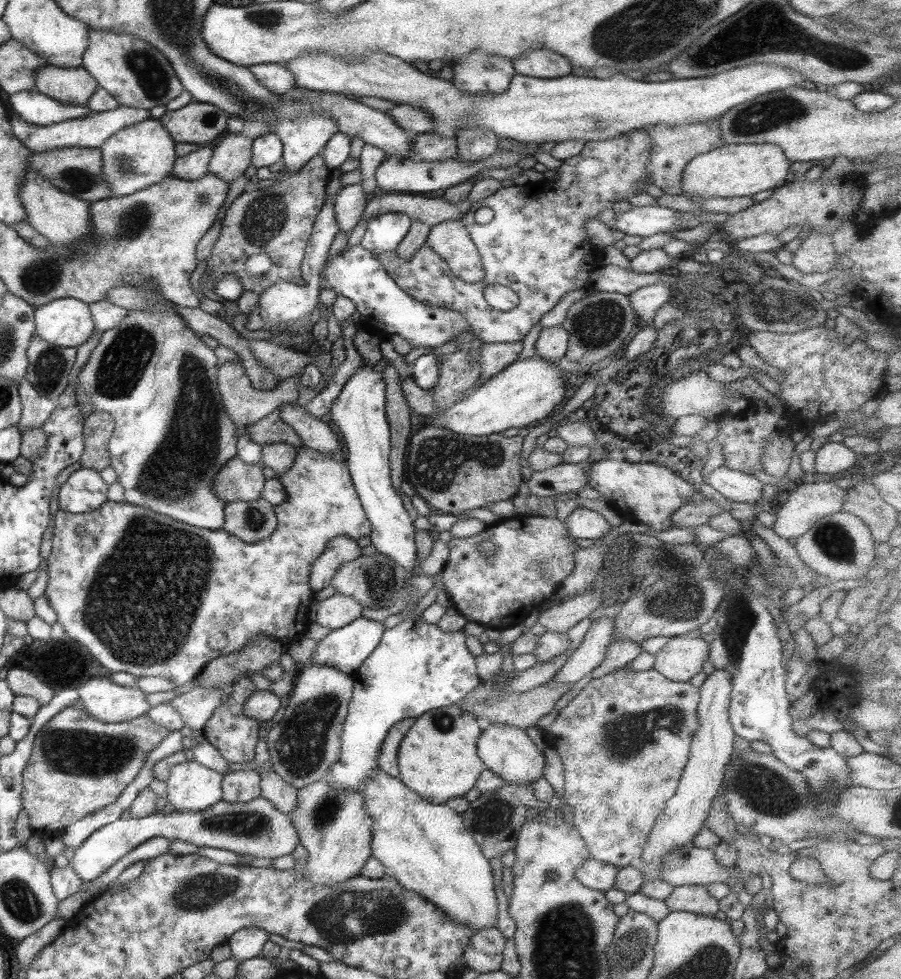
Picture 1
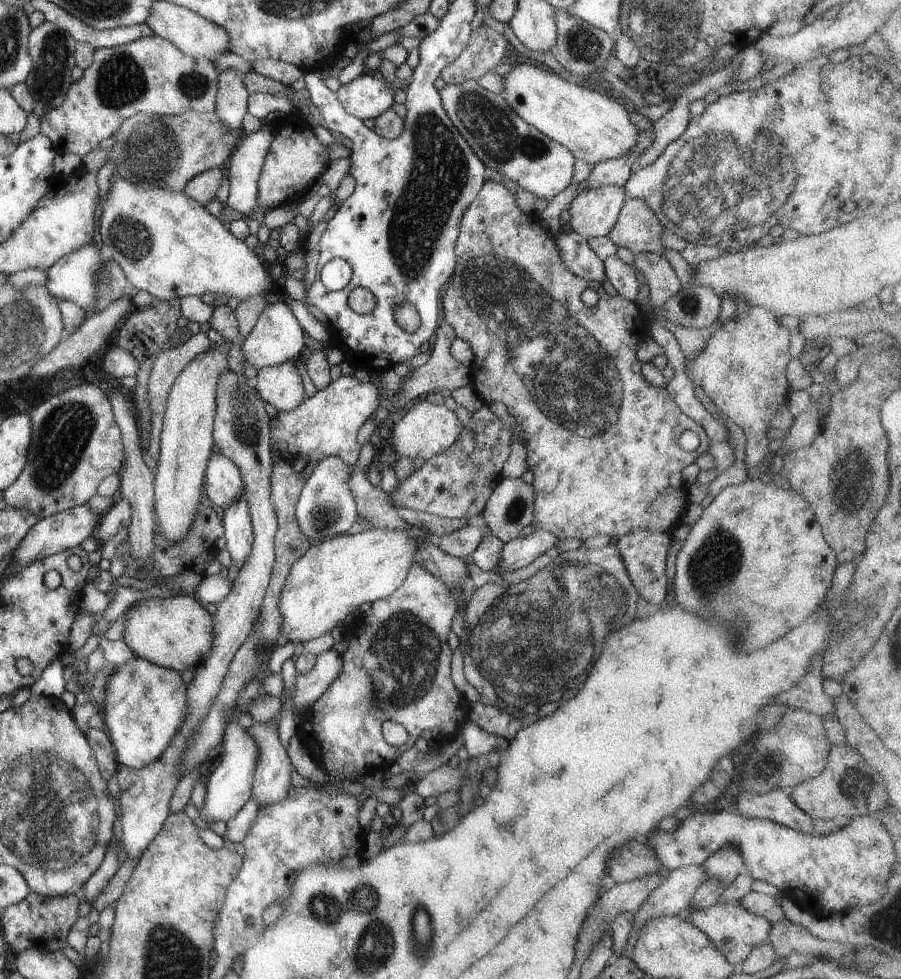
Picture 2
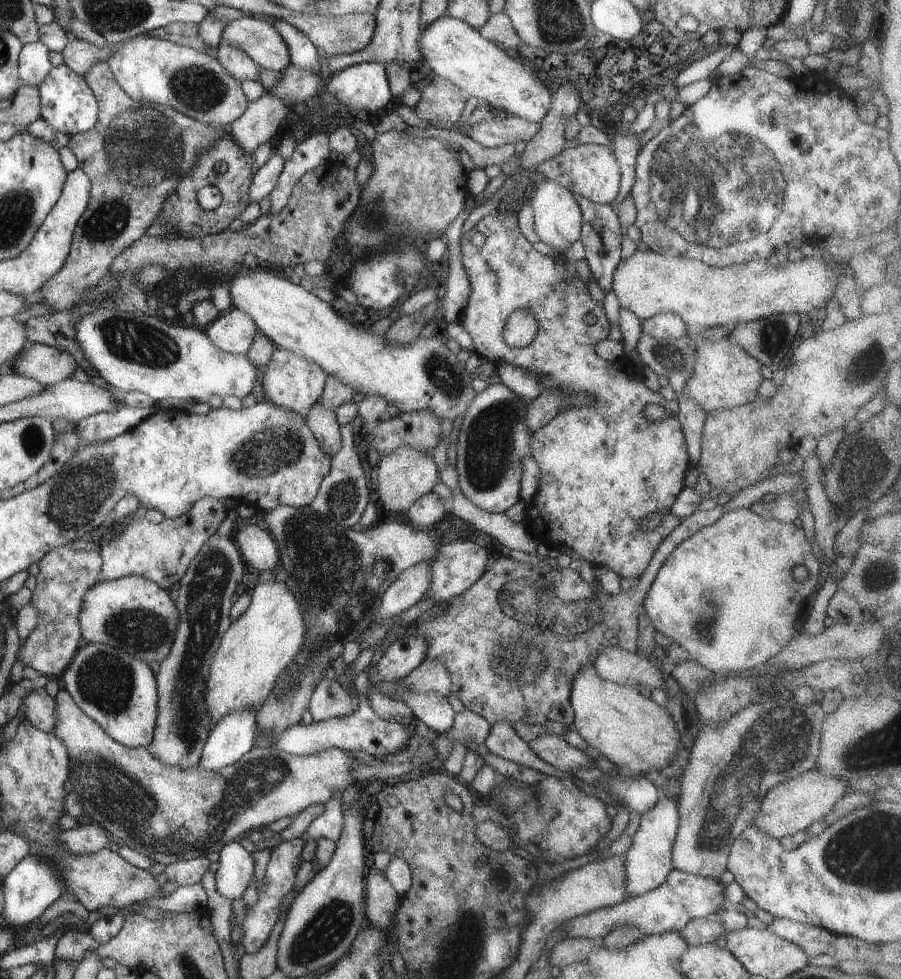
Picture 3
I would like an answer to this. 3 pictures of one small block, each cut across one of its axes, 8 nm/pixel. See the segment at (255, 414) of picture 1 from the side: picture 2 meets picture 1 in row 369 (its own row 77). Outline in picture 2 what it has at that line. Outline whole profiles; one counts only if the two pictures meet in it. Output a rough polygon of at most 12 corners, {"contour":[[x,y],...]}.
{"contour":[[243,73],[217,76],[214,111],[227,130],[242,130],[247,112]]}

